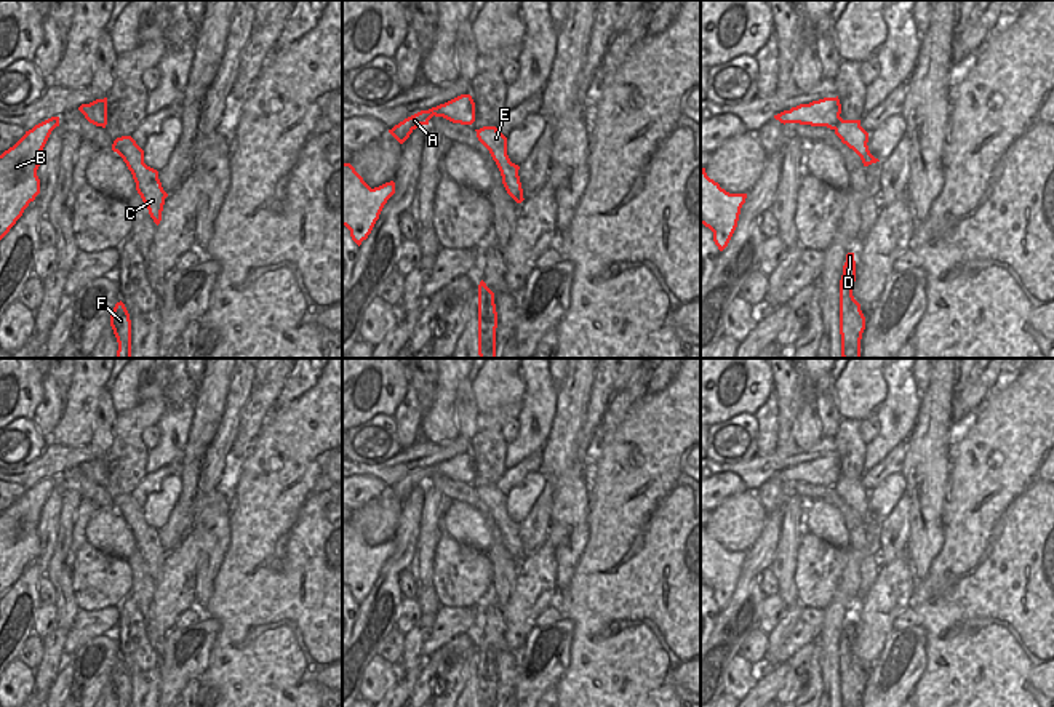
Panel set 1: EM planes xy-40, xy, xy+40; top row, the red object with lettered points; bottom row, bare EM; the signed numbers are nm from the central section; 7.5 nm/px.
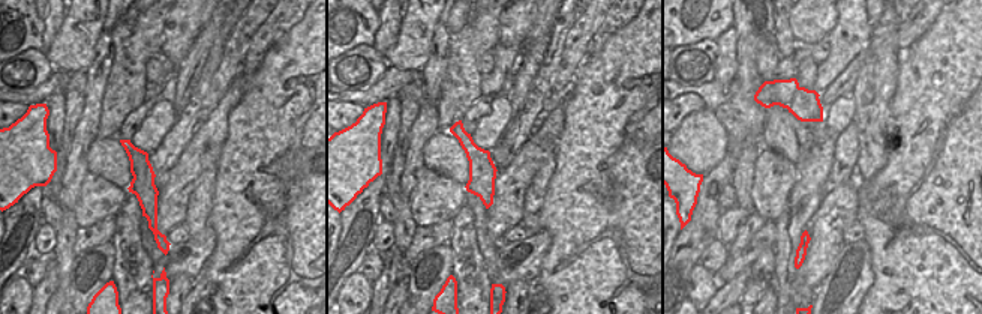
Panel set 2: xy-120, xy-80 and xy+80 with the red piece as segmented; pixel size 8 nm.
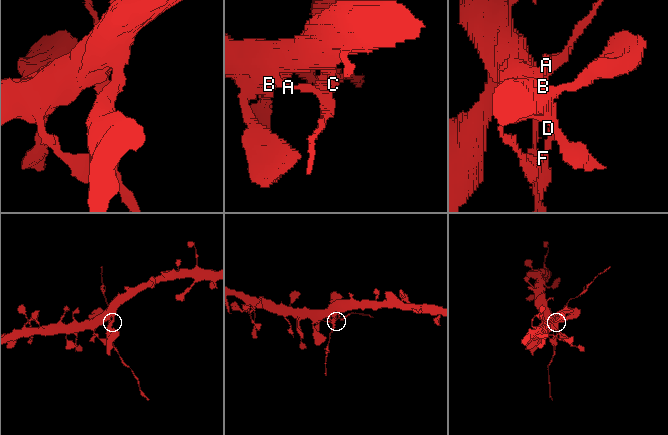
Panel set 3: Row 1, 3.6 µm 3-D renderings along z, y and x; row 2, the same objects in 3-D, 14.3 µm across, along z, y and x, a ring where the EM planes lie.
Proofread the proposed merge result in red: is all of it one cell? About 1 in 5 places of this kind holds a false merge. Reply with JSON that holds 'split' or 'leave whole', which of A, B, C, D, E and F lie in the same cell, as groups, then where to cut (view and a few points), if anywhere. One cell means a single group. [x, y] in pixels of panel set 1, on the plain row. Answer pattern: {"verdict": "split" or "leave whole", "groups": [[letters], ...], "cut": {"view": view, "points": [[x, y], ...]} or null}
{"verdict": "split", "groups": [["A", "B", "D", "F"], ["C", "E"]], "cut": {"view": "xy", "points": [[431, 467], [432, 472], [426, 479]]}}

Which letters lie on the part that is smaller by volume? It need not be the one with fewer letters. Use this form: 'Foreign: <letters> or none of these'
Foreign: C, E

